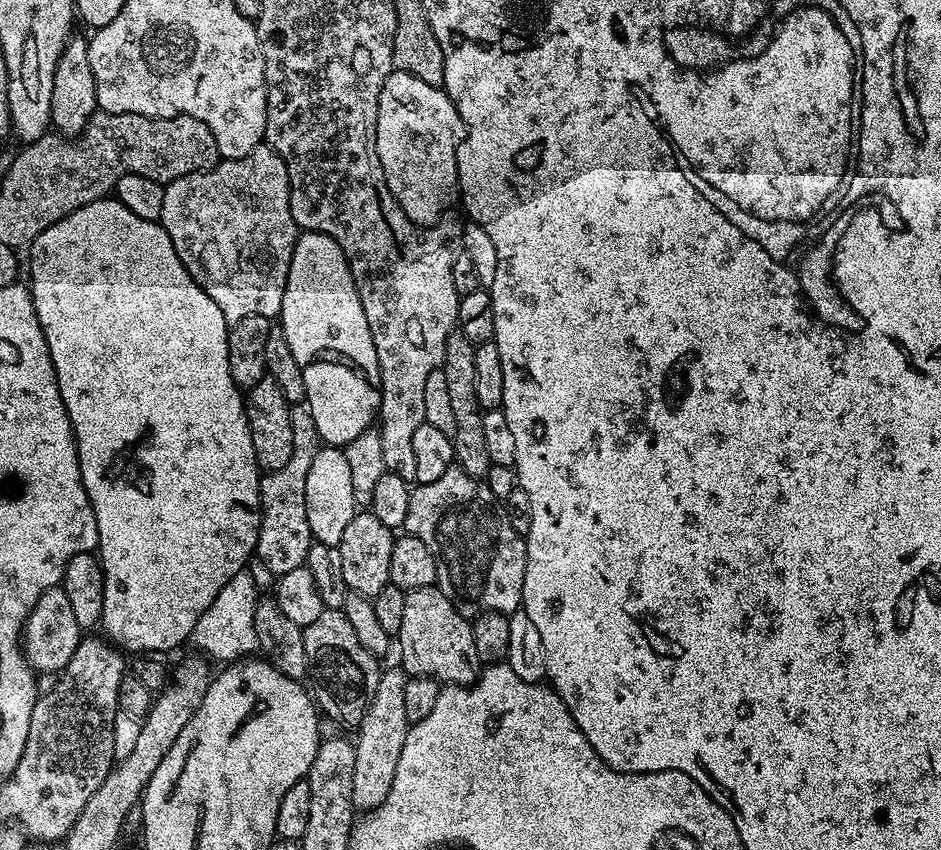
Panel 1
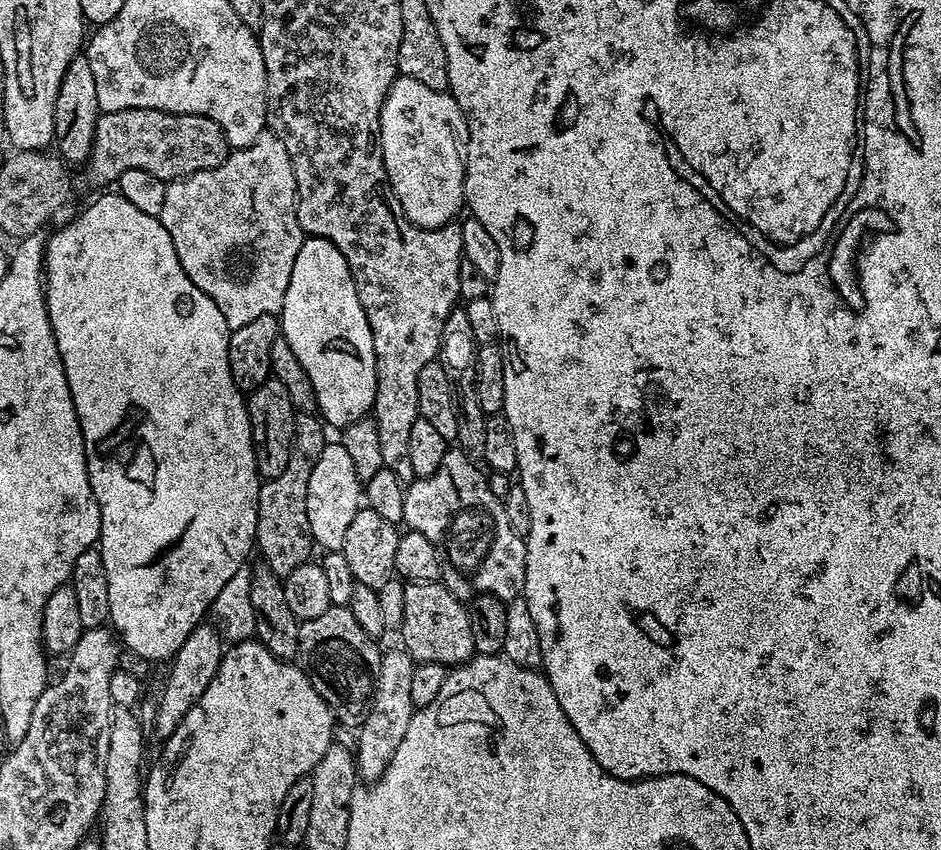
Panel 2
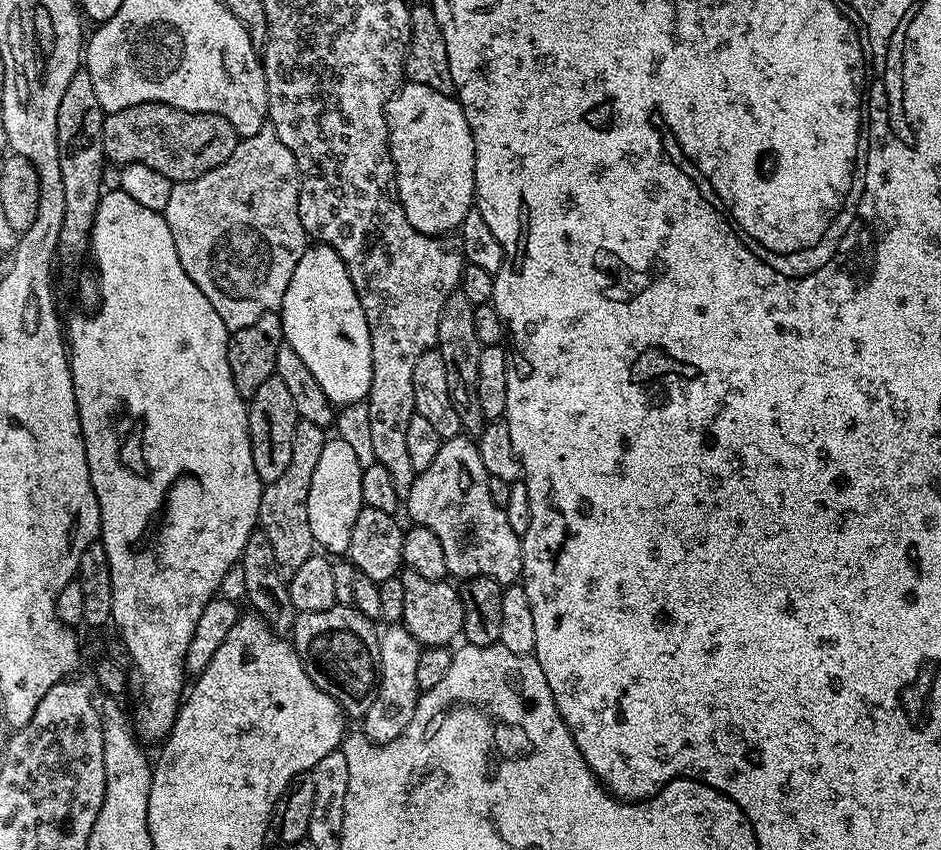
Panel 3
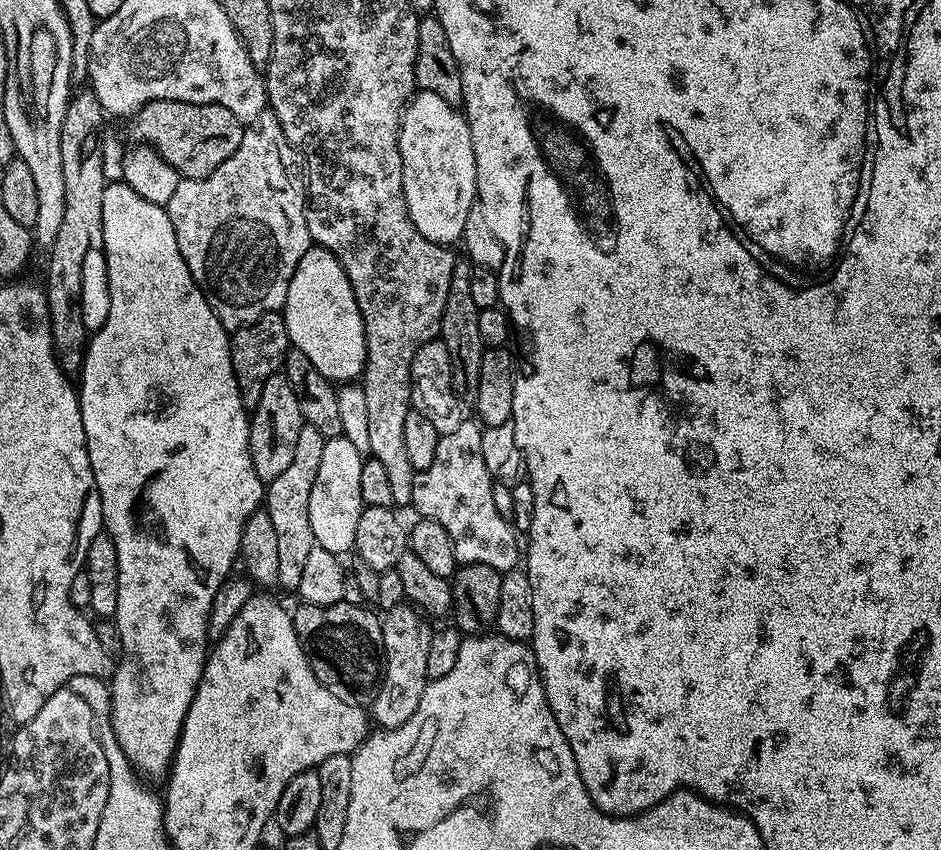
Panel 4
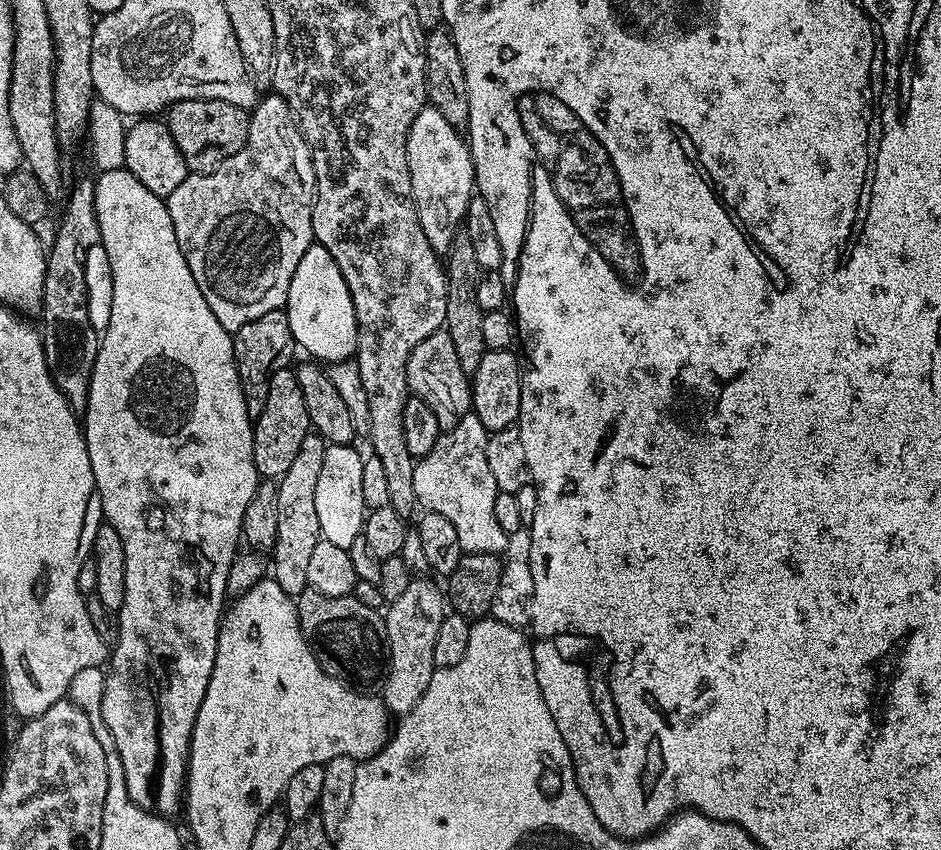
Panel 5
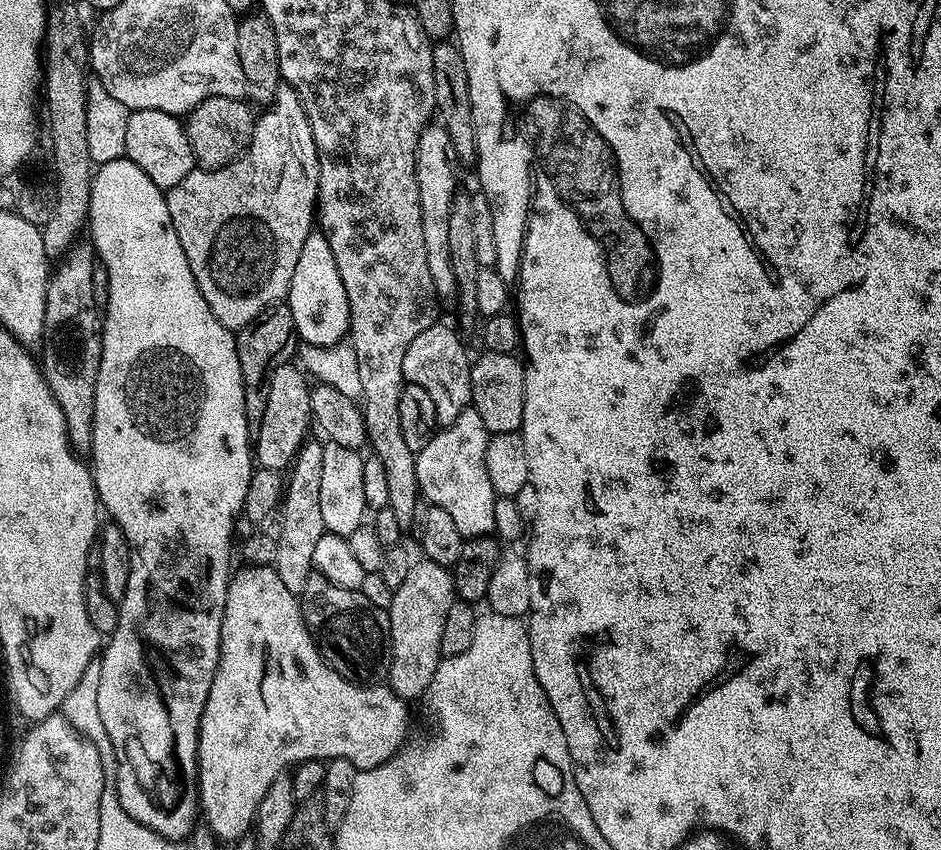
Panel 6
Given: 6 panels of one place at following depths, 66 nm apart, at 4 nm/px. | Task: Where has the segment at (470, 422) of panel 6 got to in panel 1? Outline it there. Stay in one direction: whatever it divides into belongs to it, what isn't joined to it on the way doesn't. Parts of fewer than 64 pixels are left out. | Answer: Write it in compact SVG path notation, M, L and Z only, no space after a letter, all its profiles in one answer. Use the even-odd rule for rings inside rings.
M453 466L435 482L416 484L410 494L410 511L406 514L403 531L426 542L430 554L436 556L436 584L465 616L472 618L481 612L511 614L521 611L528 545L525 537L518 535L514 526L510 526L503 503L496 499L483 479Z

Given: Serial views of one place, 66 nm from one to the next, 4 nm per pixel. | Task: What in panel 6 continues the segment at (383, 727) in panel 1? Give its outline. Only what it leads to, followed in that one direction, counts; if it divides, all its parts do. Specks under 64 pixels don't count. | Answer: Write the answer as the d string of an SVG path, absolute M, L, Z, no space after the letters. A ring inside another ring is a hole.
M420 558L413 563L402 586L393 591L392 601L387 609L392 657L386 683L409 702L419 701L423 697L434 678L434 670L438 670L440 665L442 626L446 622L446 613L450 611L453 600L457 599L452 577L453 573L445 565Z

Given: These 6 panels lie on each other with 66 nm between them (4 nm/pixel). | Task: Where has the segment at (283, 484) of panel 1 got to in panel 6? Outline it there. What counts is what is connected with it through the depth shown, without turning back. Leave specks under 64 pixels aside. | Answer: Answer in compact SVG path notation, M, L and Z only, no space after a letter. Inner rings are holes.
M315 438L305 440L295 460L292 461L286 476L282 511L278 516L280 532L278 531L276 536L278 554L274 567L278 578L282 578L282 582L286 585L286 590L293 592L296 597L301 596L306 590L306 578L310 578L314 571L312 567L314 546L326 530L322 522L322 506L318 502L318 490L322 490L324 444L317 440Z

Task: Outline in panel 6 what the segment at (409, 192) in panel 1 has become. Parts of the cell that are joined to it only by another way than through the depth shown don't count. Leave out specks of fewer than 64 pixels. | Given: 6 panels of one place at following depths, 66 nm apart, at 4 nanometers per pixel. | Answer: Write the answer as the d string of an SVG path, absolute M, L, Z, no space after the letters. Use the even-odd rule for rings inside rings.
M429 123L418 138L416 177L422 210L422 238L426 238L426 266L430 266L430 278L434 278L436 294L441 301L456 296L454 269L450 266L448 250L451 206L458 191L456 168L458 169L458 164L453 157L452 143L446 130L439 123Z

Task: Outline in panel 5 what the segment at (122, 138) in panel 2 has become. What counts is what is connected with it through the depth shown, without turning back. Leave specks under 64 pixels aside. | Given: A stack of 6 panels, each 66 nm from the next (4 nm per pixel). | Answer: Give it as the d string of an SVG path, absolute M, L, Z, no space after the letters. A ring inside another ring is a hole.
M214 98L180 100L166 112L168 129L189 173L212 172L222 162L226 162L226 158L238 154L248 137L248 118L249 113L245 109Z

